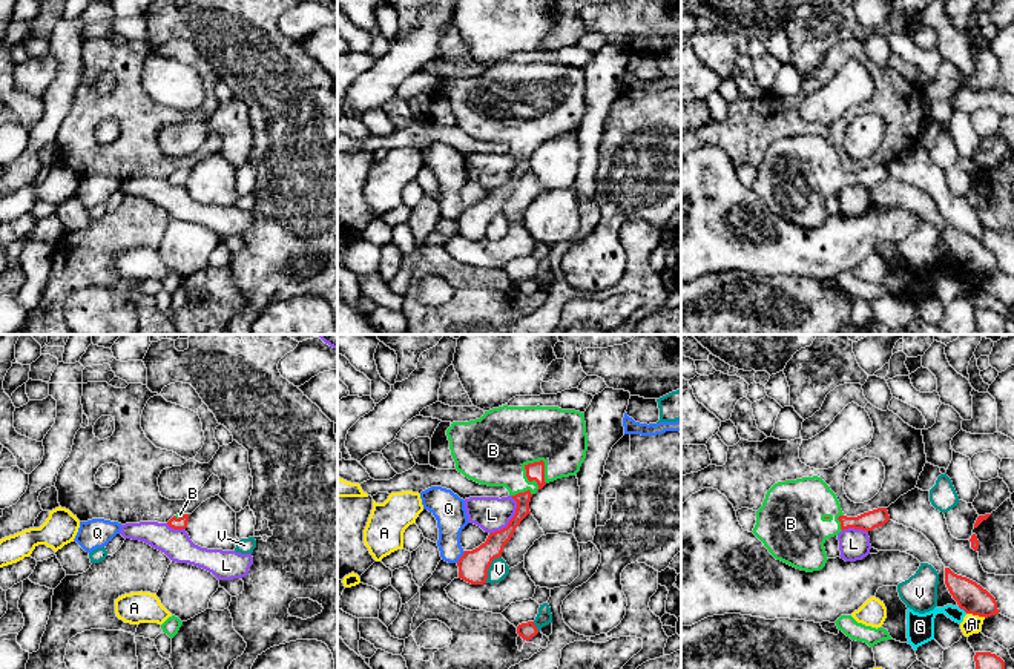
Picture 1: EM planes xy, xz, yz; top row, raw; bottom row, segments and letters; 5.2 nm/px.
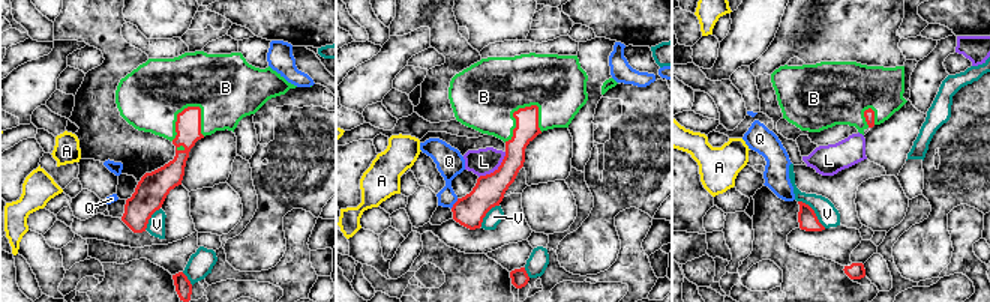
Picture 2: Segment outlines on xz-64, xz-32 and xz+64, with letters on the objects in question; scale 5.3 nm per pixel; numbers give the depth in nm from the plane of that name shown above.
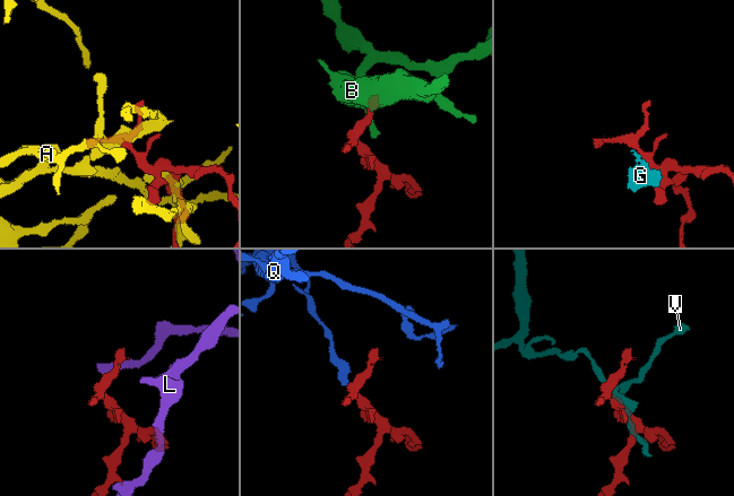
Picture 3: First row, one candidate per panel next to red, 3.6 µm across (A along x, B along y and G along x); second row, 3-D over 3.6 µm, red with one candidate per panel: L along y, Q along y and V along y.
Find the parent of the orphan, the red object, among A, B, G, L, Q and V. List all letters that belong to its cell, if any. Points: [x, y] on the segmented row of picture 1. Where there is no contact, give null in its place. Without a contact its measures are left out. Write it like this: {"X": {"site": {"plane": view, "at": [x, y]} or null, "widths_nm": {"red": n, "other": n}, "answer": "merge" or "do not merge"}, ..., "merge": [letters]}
{"A": {"site": {"plane": "yz", "at": [976, 614]}, "widths_nm": {"red": 160, "other": 100}, "answer": "do not merge"}, "B": {"site": {"plane": "xz", "at": [526, 473]}, "widths_nm": {"red": 100, "other": 360}, "answer": "merge"}, "G": {"site": {"plane": "yz", "at": [962, 608]}, "widths_nm": {"red": 160, "other": 140}, "answer": "do not merge"}, "L": {"site": {"plane": "xz", "at": [511, 519]}, "widths_nm": {"red": 110, "other": 180}, "answer": "do not merge"}, "Q": {"site": {"plane": "xz", "at": [460, 557]}, "widths_nm": {"red": 160, "other": 160}, "answer": "do not merge"}, "V": {"site": {"plane": "xz", "at": [488, 568]}, "widths_nm": {"red": 160, "other": 100}, "answer": "do not merge"}, "merge": ["B"]}

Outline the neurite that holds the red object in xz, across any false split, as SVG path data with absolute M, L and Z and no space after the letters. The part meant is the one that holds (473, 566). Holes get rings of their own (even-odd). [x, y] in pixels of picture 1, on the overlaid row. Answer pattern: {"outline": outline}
{"outline": "M499 407L480 419L453 422L446 430L456 470L469 480L488 486L505 486L517 502L515 514L508 526L491 532L485 543L465 551L459 559L459 578L471 585L483 585L494 559L502 557L520 522L531 514L531 497L546 483L575 476L586 459L588 434L584 413L558 407Z"}

